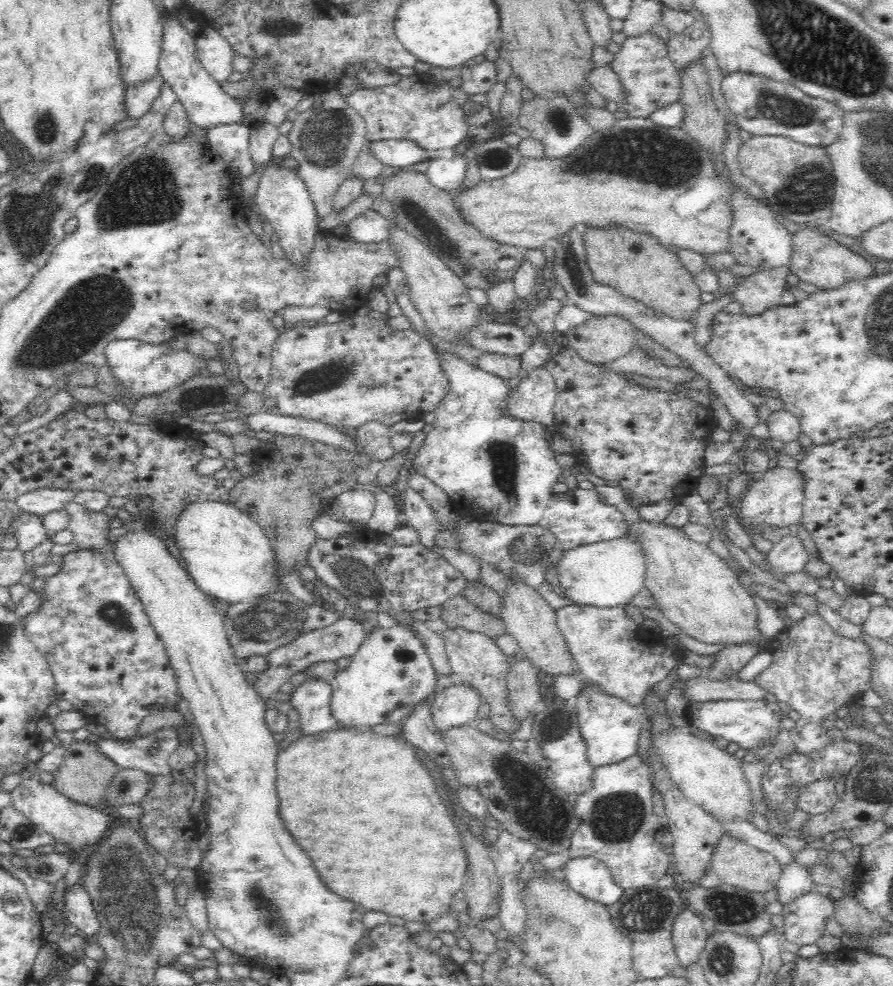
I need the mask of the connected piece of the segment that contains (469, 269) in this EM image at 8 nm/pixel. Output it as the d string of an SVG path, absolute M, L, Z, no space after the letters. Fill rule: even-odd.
M404 168L386 177L381 193L393 206L397 222L428 245L468 288L488 290L504 279L513 277L524 261L521 248L500 244L469 224L456 206L454 194L432 186L424 173Z

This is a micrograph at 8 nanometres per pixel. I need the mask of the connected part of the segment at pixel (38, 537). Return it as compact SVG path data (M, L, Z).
M24 511L12 517L10 529L16 539L17 549L24 554L40 544L46 537L50 537L45 533L41 517Z

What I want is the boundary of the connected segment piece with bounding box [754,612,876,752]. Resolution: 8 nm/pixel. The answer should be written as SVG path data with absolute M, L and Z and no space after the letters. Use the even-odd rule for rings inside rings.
M809 612L804 616L804 620L792 622L772 639L769 650L772 662L754 678L754 684L776 696L778 702L786 703L800 713L795 728L789 732L795 750L798 752L818 750L830 740L826 728L821 725L827 719L826 716L840 709L846 702L858 700L863 692L872 689L872 660L876 655L872 653L872 647L868 643L838 636L820 615Z

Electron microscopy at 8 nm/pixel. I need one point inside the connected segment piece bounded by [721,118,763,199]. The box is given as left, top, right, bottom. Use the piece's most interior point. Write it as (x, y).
(732, 141)

